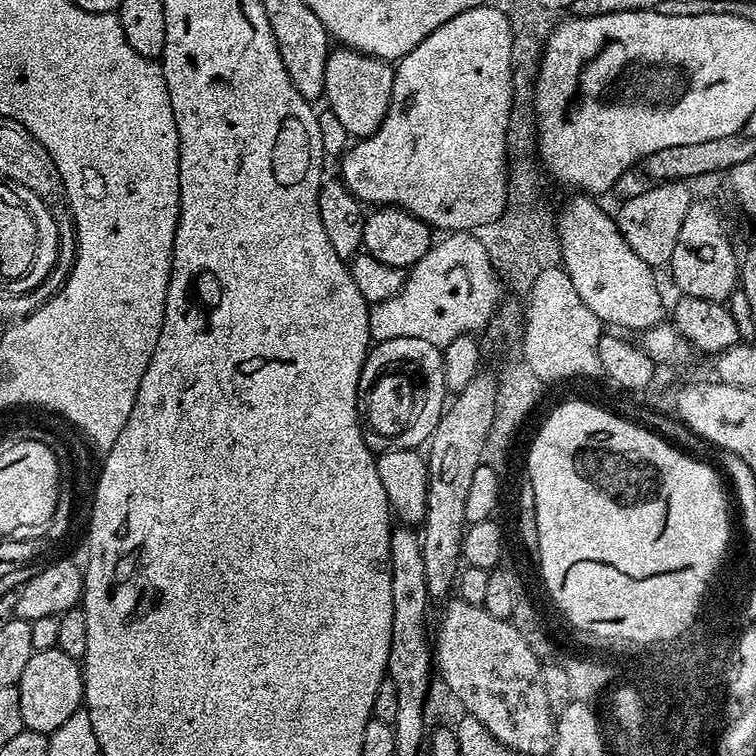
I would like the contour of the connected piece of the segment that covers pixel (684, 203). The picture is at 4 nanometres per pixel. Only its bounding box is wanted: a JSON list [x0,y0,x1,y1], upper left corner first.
[616,181,694,268]

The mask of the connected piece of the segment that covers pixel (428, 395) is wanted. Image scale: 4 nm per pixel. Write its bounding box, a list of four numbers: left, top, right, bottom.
[356,338,446,453]

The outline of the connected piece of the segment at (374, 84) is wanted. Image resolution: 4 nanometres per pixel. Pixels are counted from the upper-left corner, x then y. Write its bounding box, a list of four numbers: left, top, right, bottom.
[323,46,396,138]

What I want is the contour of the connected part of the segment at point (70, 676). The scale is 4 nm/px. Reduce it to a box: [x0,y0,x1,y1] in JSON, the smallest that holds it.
[19,647,84,734]

